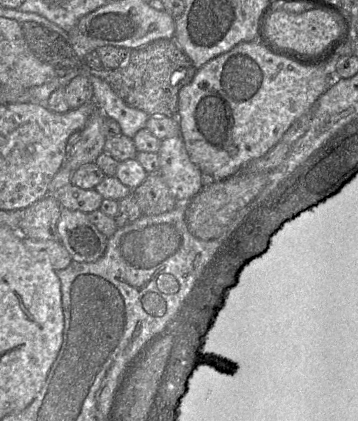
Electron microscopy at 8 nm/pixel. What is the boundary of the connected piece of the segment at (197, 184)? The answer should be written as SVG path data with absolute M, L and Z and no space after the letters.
M180 135L161 141L159 175L178 203L188 203L203 187L206 178L192 163Z

